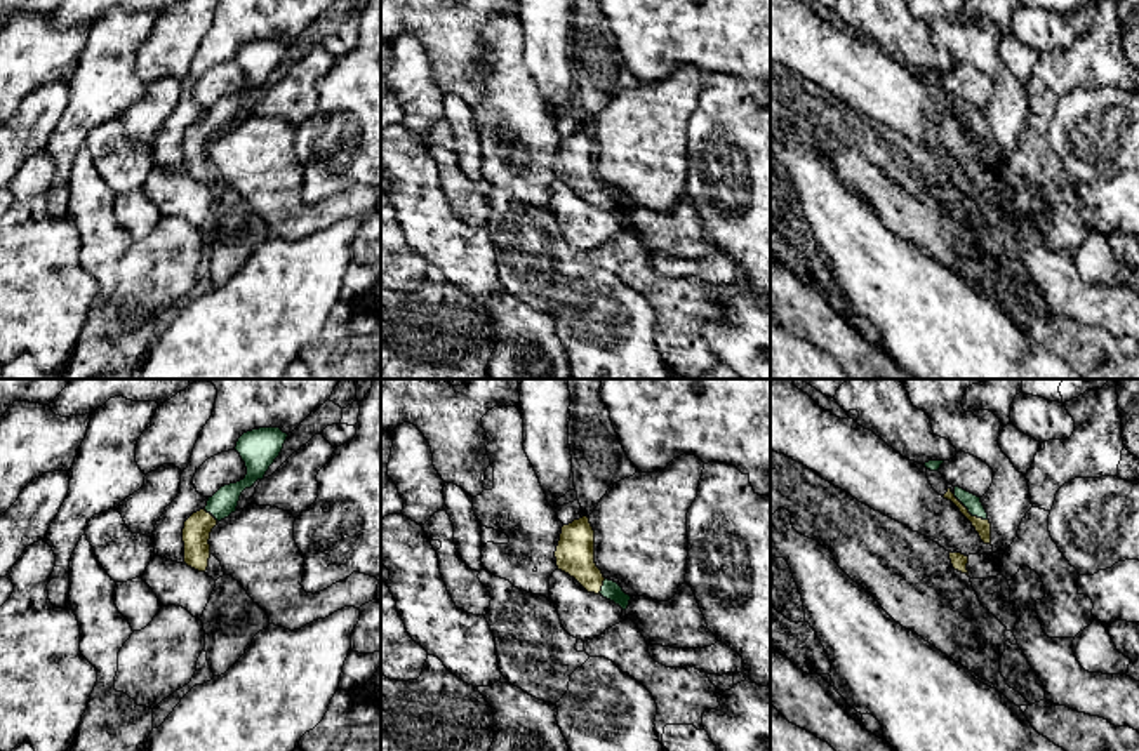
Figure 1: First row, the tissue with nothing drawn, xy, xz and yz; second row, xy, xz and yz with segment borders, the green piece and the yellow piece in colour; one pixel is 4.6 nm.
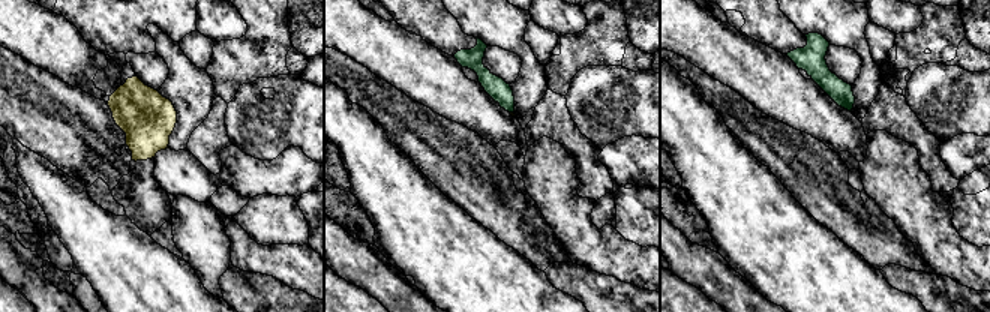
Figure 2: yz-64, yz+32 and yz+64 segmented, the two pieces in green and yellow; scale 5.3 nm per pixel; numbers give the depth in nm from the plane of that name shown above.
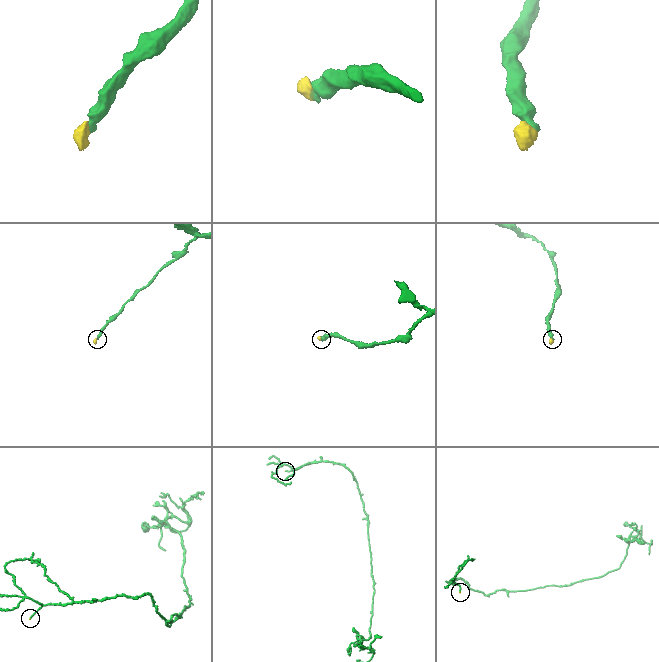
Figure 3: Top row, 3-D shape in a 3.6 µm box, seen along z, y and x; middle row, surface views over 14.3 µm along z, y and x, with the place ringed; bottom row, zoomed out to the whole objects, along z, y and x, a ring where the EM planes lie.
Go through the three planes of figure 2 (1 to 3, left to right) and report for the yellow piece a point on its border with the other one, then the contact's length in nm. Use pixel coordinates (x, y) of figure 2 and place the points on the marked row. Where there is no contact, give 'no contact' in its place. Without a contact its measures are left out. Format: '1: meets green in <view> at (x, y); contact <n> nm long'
1: no contact
2: no contact
3: no contact

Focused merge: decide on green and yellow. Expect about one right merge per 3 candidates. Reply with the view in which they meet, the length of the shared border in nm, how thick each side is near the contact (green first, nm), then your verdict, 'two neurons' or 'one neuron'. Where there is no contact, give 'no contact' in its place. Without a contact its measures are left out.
yz | 200 nm | 80/80 nm | one neuron

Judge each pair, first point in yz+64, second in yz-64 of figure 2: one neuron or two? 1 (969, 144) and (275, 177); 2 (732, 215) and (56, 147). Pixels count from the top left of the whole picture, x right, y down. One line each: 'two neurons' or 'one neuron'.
1: one neuron
2: two neurons

